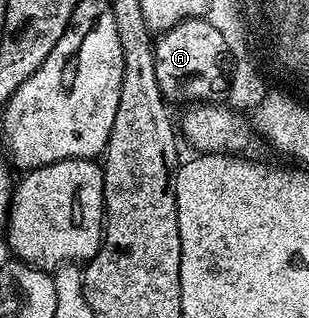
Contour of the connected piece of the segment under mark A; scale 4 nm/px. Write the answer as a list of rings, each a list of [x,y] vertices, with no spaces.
[[[203,17],[178,21],[172,29],[158,34],[154,46],[157,83],[168,102],[211,103],[228,92],[233,68],[228,49],[220,32]]]

